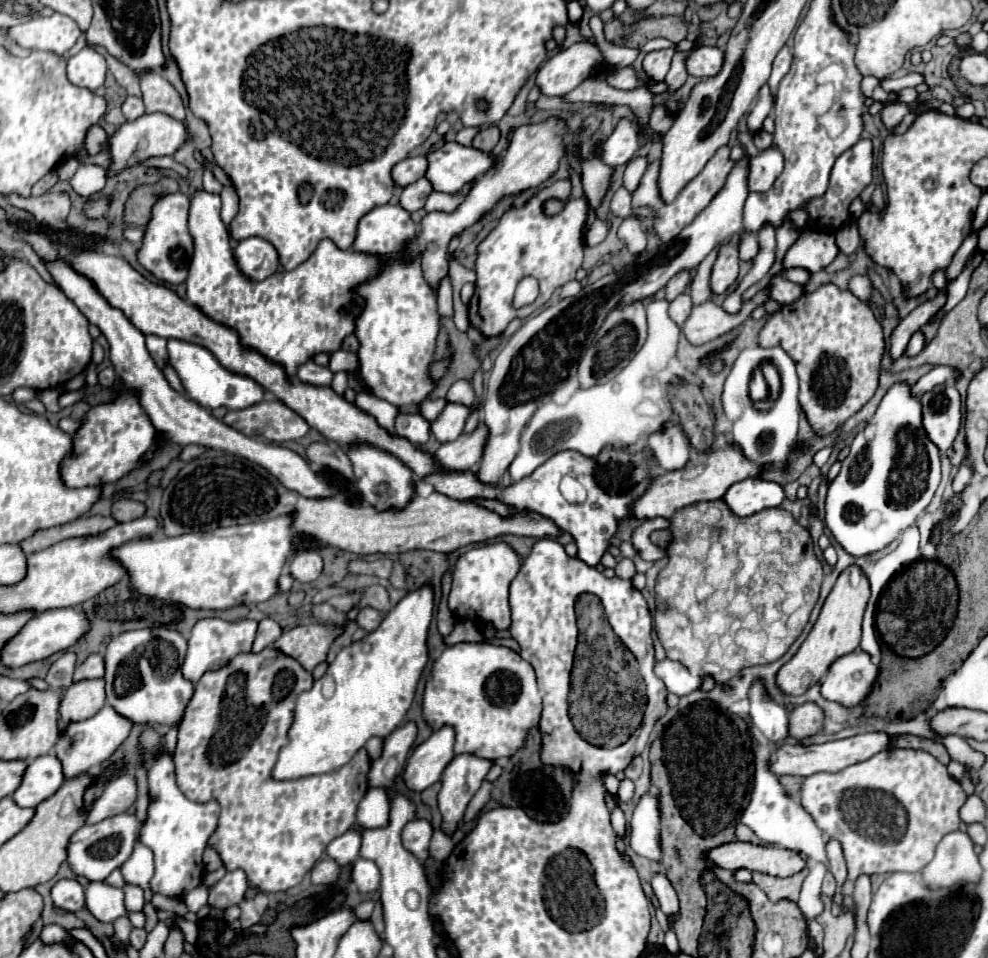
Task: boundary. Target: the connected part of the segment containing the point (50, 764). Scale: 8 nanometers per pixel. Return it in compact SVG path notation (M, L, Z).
M42 755L26 767L20 787L12 793L12 801L20 807L36 807L42 799L54 795L62 783L60 759L56 755Z

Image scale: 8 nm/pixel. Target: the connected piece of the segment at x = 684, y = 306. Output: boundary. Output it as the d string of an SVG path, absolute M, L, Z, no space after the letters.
M686 293L678 295L678 299L674 299L674 303L670 303L670 317L678 327L682 327L684 321L690 317L690 311L692 311L692 299Z

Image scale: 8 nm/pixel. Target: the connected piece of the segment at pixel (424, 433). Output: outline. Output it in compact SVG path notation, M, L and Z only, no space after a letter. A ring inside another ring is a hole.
M398 415L396 435L408 439L412 445L424 445L430 439L430 423L422 415Z

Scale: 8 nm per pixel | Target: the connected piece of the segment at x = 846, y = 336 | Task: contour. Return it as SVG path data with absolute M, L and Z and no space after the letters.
M822 285L814 293L804 293L798 301L782 305L770 319L764 323L758 335L760 347L782 347L796 363L800 379L800 407L806 413L806 419L812 431L818 437L834 433L846 419L850 419L862 405L874 395L880 375L880 359L884 355L884 337L882 327L874 319L870 307L854 297L850 291L842 291L836 285Z

